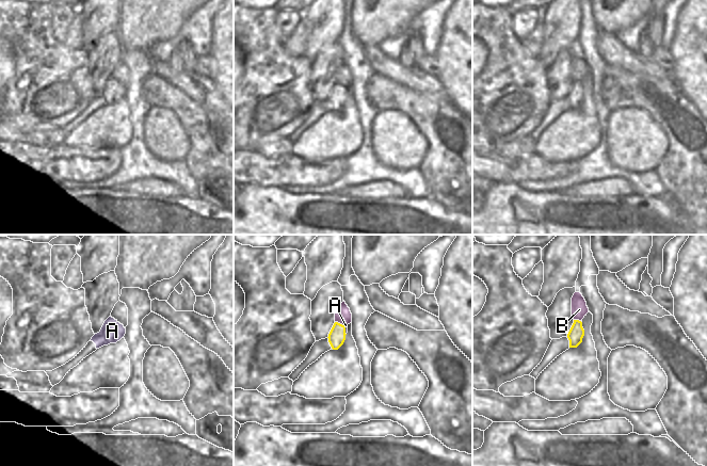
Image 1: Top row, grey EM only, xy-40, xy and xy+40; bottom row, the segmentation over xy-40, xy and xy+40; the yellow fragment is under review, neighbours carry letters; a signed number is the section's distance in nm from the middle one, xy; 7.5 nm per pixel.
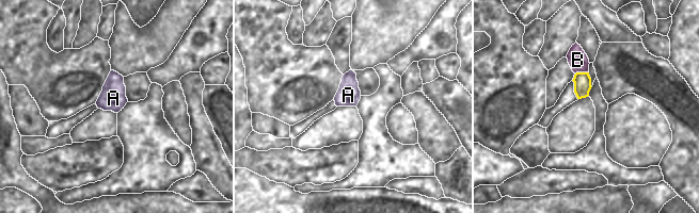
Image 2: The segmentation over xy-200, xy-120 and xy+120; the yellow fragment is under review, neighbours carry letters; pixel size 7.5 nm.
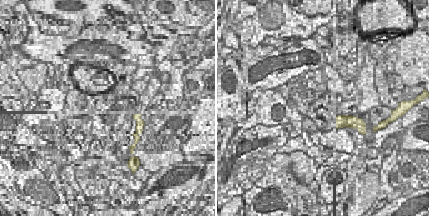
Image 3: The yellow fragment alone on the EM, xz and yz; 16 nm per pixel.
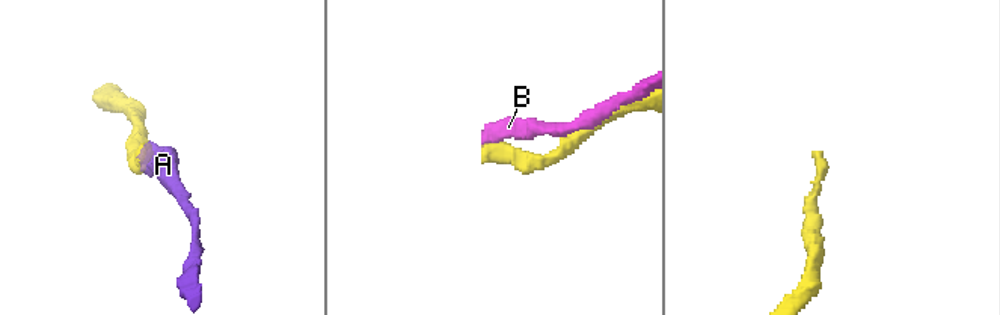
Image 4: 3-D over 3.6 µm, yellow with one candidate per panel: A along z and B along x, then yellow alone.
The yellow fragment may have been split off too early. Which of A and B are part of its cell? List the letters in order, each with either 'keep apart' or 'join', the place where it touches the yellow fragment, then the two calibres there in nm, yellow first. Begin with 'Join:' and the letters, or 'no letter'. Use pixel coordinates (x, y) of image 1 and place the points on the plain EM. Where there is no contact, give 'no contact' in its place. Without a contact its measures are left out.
Join: A
A: join; meets yellow in xy at (344, 92); 130 nm thick on the yellow side, 20 nm on the other
B: keep apart; meets yellow in xy at (339, 84); 130 nm thick on the yellow side, 130 nm on the other

